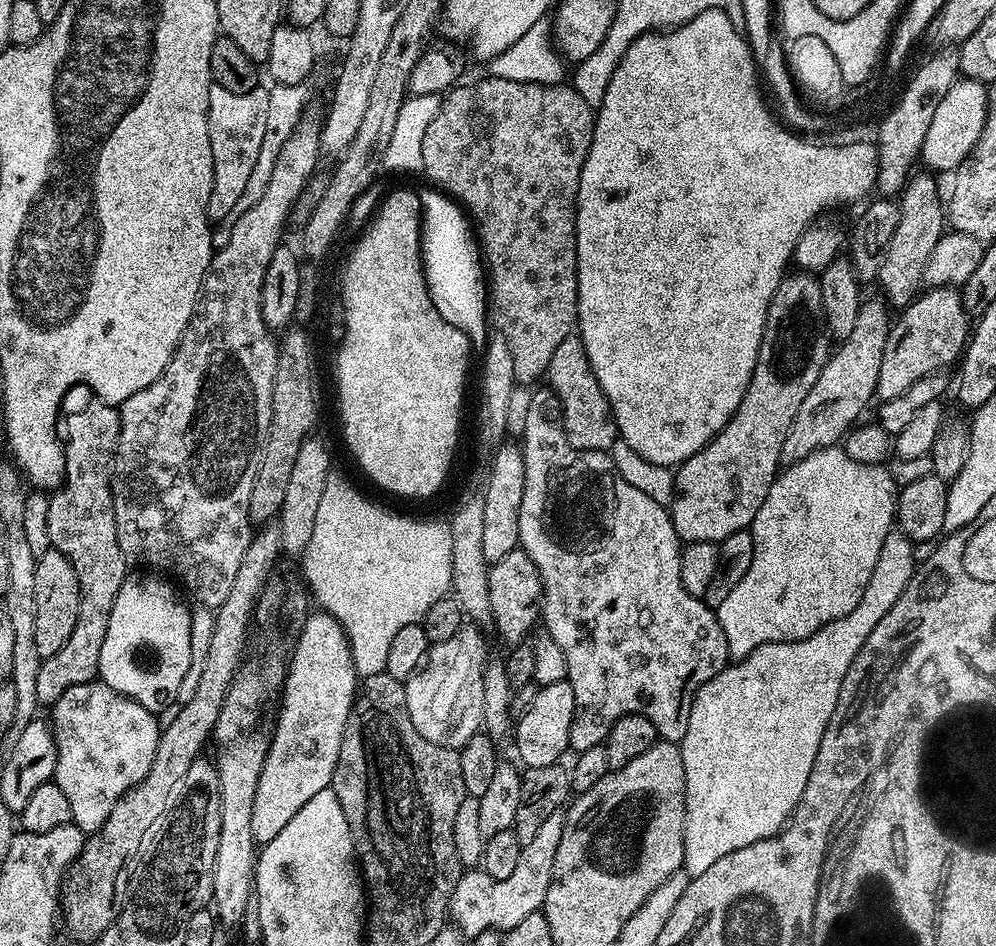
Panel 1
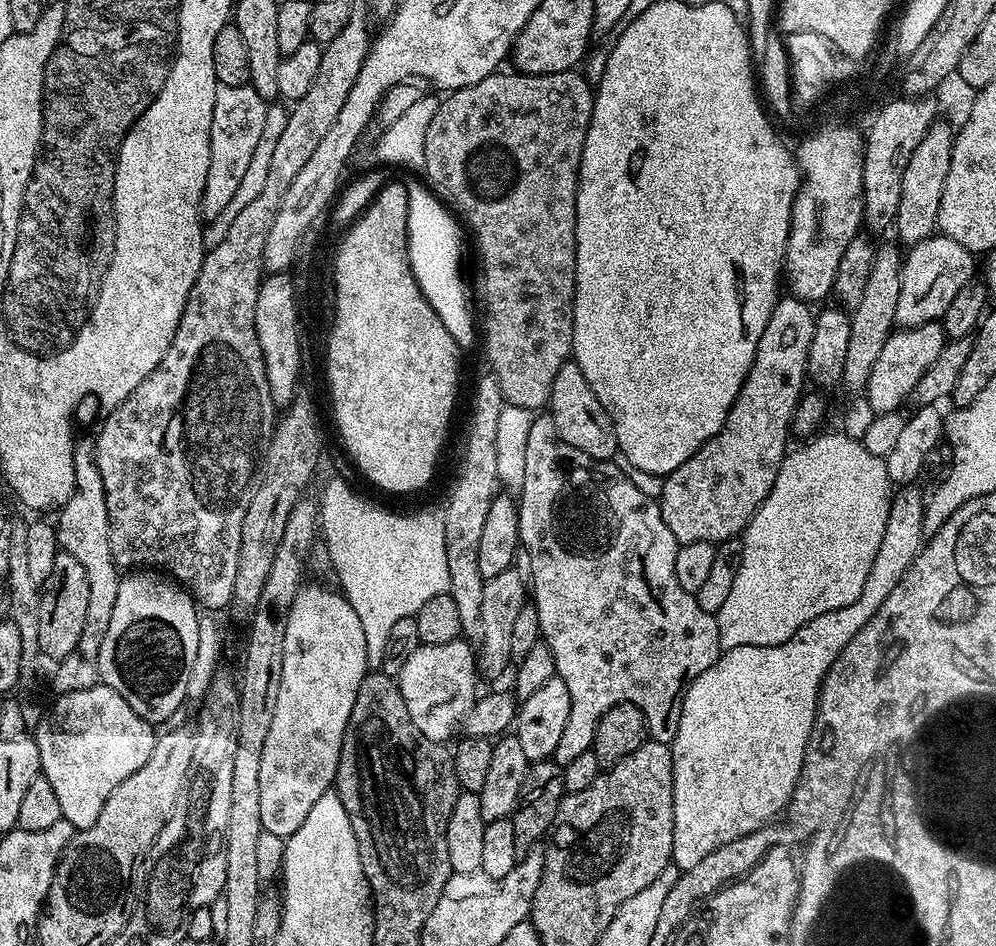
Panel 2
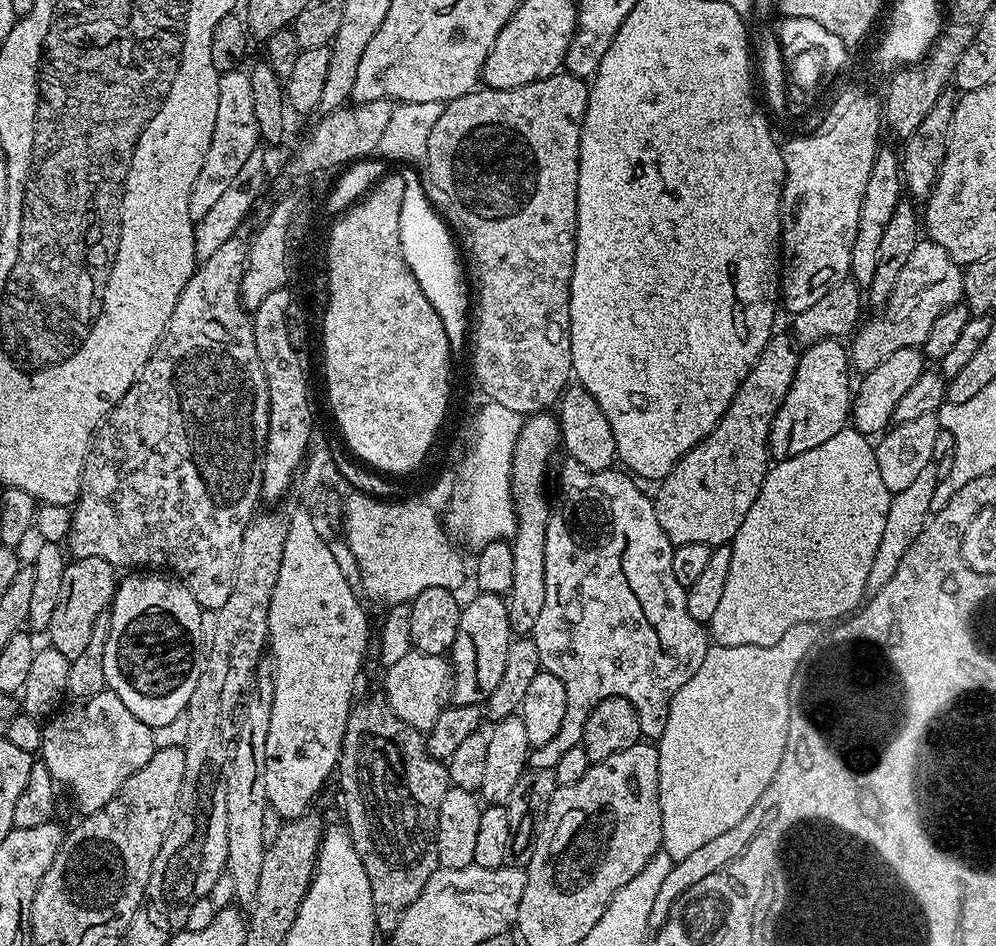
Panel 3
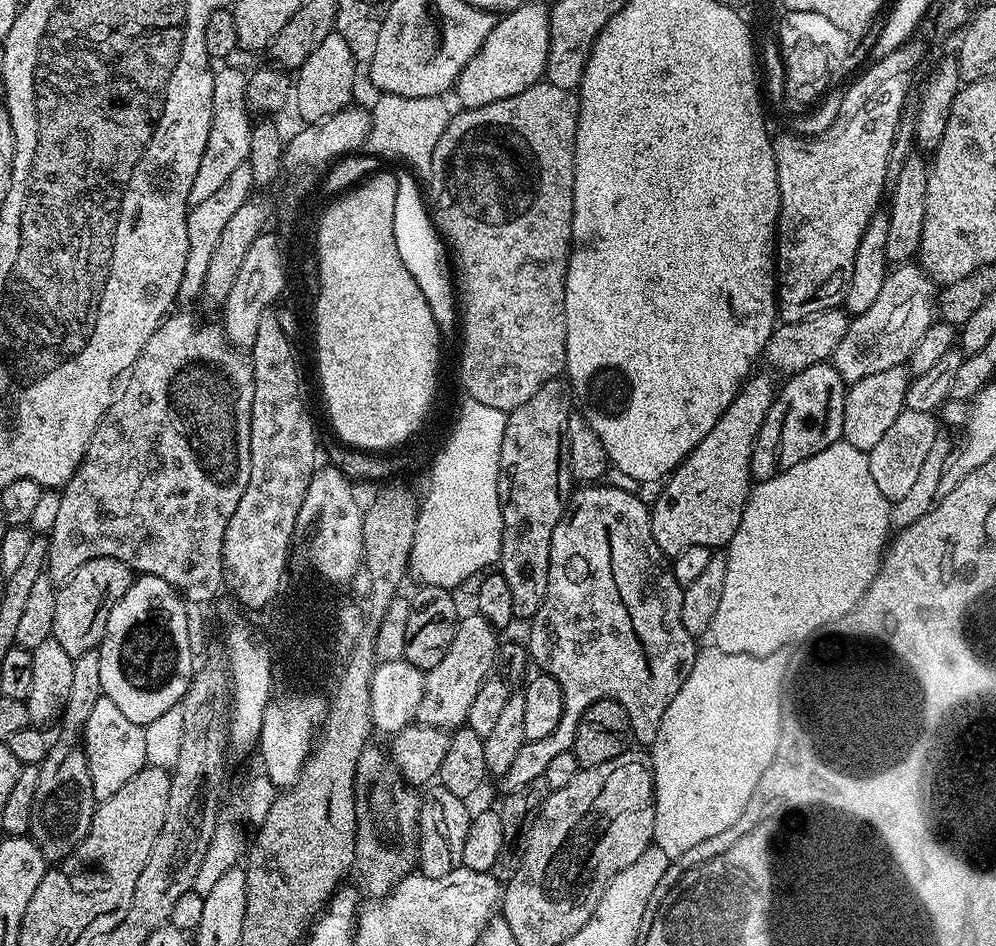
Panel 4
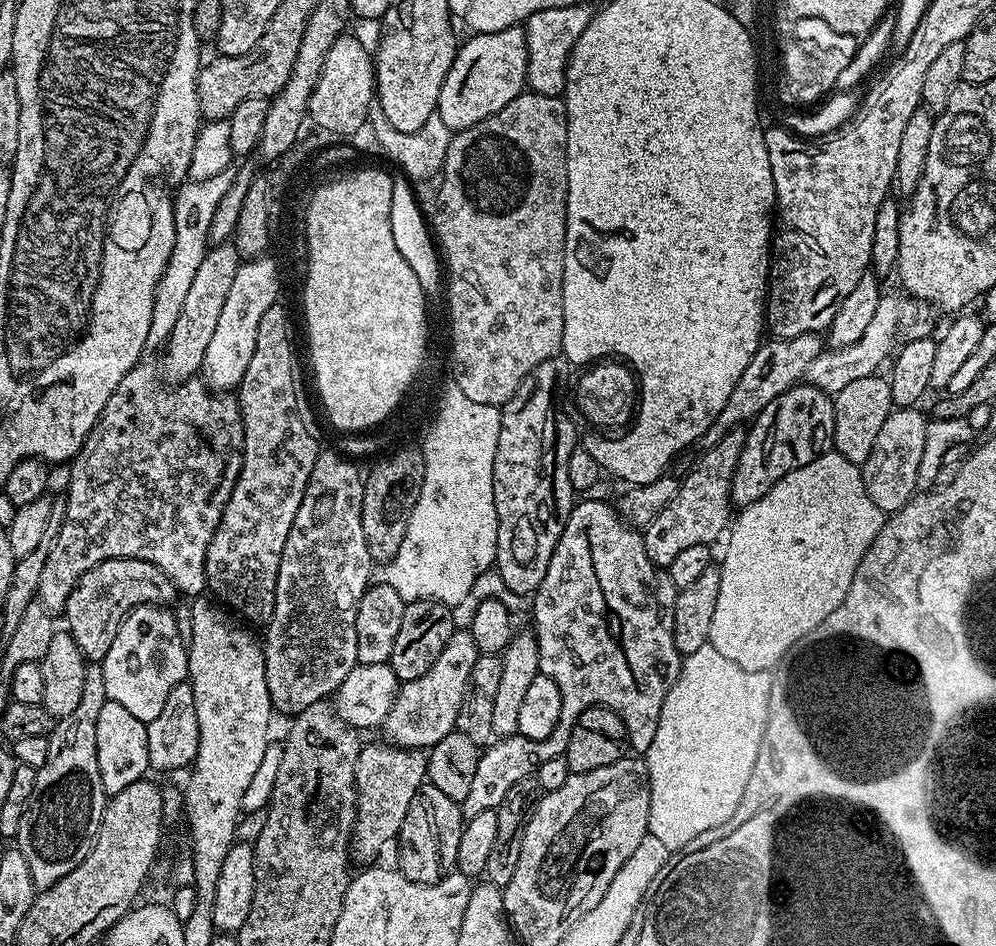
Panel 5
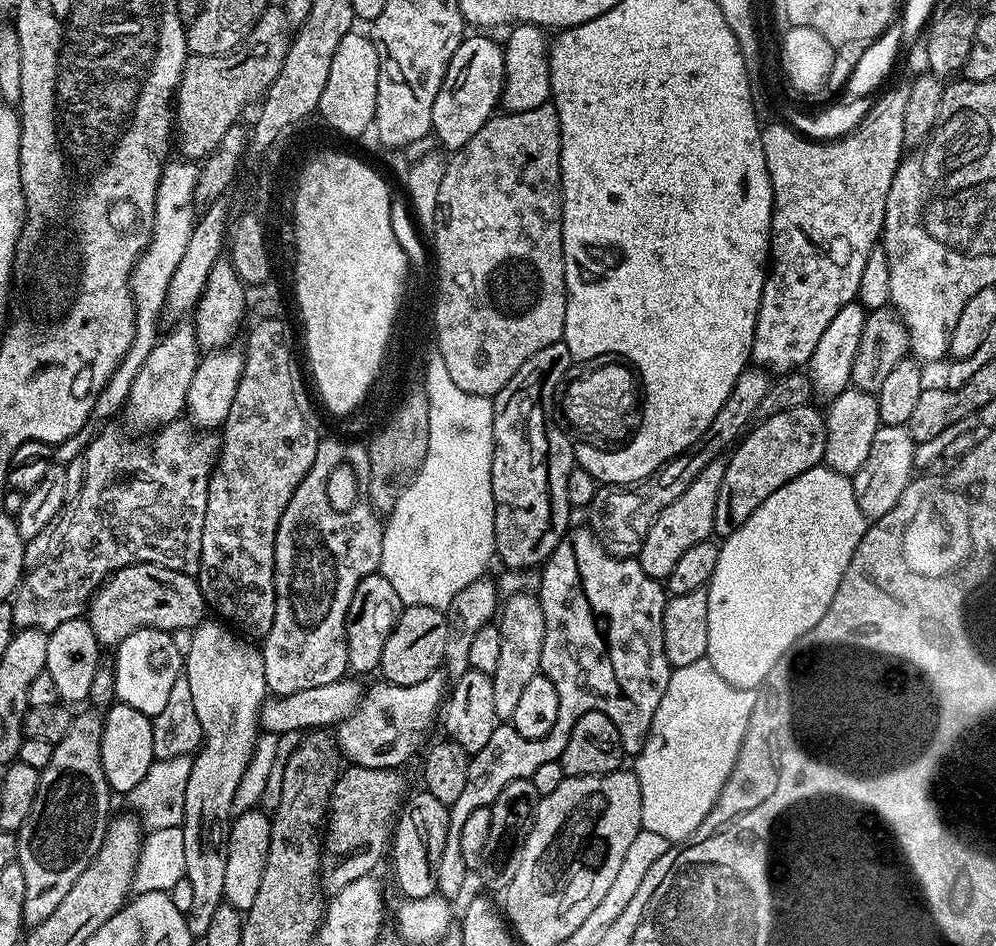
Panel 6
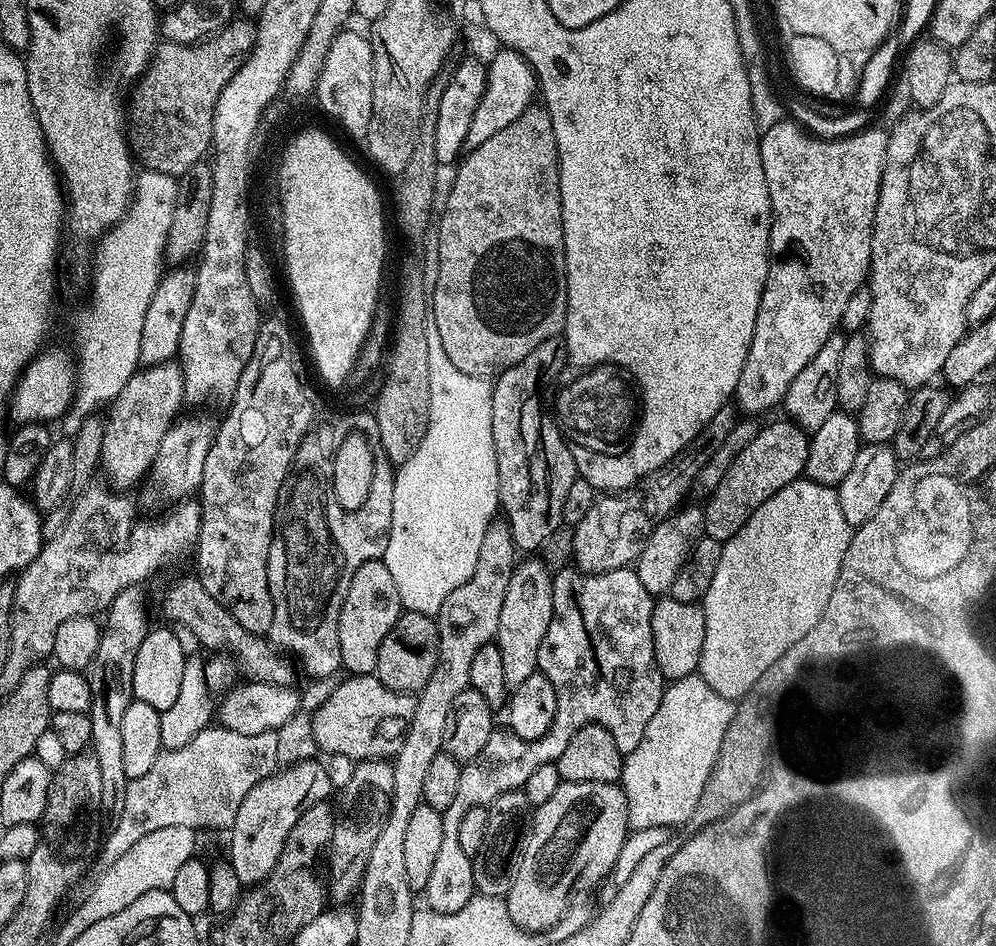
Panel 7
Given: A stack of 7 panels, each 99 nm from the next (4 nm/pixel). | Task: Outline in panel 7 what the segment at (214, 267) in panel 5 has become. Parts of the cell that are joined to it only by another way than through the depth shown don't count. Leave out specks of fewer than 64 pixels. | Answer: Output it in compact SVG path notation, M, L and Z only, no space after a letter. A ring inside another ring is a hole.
M176 362L135 371L130 382L122 386L104 418L100 468L112 485L128 488L148 474L162 438L179 415L183 402L184 379Z

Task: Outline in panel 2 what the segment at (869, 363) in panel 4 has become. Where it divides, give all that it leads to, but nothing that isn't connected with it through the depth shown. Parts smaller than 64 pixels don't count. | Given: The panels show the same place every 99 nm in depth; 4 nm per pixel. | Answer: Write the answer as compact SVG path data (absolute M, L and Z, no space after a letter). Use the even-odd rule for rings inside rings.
M933 234L922 242L911 245L905 253L900 275L902 287L895 311L897 325L916 328L941 319L951 299L966 282L973 279L974 260L976 258L973 253L943 234Z

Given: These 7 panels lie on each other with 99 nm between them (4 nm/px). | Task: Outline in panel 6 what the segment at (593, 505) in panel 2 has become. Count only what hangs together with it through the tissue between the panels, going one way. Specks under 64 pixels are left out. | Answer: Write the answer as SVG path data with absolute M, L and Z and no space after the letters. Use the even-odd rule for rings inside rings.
M581 526L572 528L561 535L556 549L542 565L544 573L540 576L540 605L546 618L546 638L542 638L542 662L540 671L550 682L556 684L558 690L558 718L554 726L550 726L550 734L542 738L527 740L512 728L511 723L497 723L494 734L486 741L486 746L478 750L469 759L466 786L458 802L448 809L448 833L446 846L442 849L442 859L438 862L436 875L436 891L445 898L453 898L464 888L470 876L470 870L462 858L459 846L459 835L466 818L479 807L491 806L515 780L526 780L532 777L545 762L559 760L562 750L566 750L566 742L570 738L570 730L574 730L574 722L587 712L606 714L618 726L618 734L622 738L622 746L629 757L636 757L646 746L646 738L650 734L650 726L654 722L654 710L658 710L658 702L662 702L662 694L666 694L666 686L672 677L673 667L666 658L666 650L662 646L662 618L666 603L666 588L661 581L650 578L646 570L642 570L639 559L612 556L598 542L591 528Z

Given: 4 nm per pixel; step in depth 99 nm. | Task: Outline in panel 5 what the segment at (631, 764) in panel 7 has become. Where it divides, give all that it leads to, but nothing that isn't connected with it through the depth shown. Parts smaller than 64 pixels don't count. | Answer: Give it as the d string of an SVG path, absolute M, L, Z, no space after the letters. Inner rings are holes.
M710 643L683 657L678 678L662 702L654 742L650 742L650 750L646 753L650 782L648 831L669 850L686 848L698 838L698 834L728 824L734 810L738 810L768 730L768 699L772 682L773 677L768 672L746 670L718 654Z

